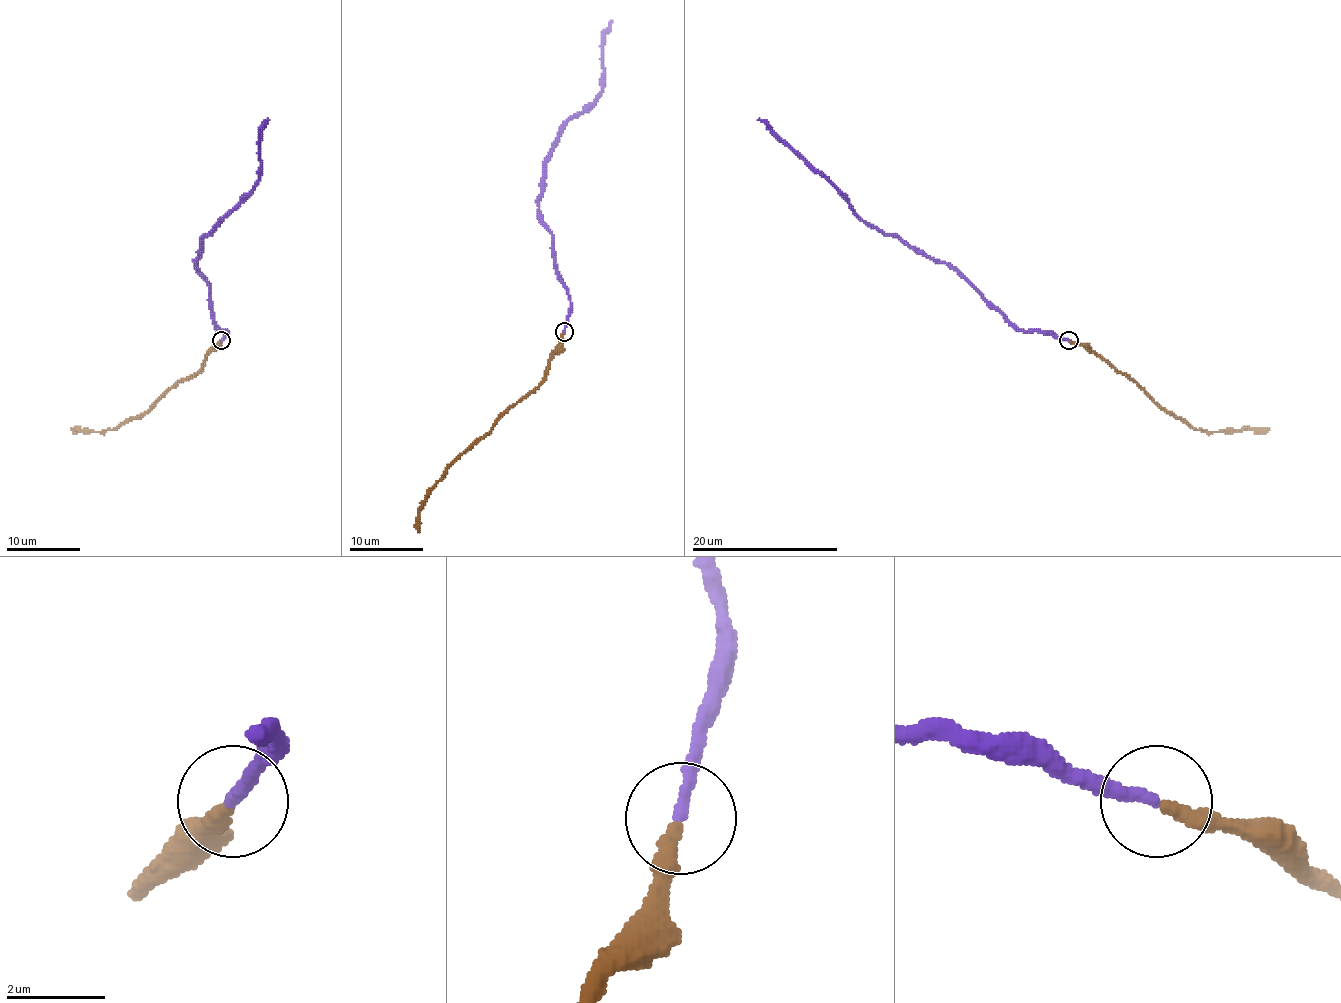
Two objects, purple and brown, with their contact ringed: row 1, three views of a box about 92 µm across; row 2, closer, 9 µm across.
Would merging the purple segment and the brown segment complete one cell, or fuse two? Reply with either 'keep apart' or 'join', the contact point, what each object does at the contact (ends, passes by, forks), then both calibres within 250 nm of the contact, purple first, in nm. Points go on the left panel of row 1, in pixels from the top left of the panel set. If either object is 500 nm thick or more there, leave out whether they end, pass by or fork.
join; at (221, 340); purple ends there; brown ends there; 240 nm thick on the purple side, 320 nm on the other

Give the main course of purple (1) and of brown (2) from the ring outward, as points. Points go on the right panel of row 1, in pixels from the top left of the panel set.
1: (1069, 340), (1023, 331), (948, 266), (917, 254), (897, 237), (867, 226), (827, 180), (757, 120)
2: (1069, 340), (1086, 343), (1133, 380), (1159, 406), (1185, 419), (1197, 430), (1229, 432), (1269, 428)

